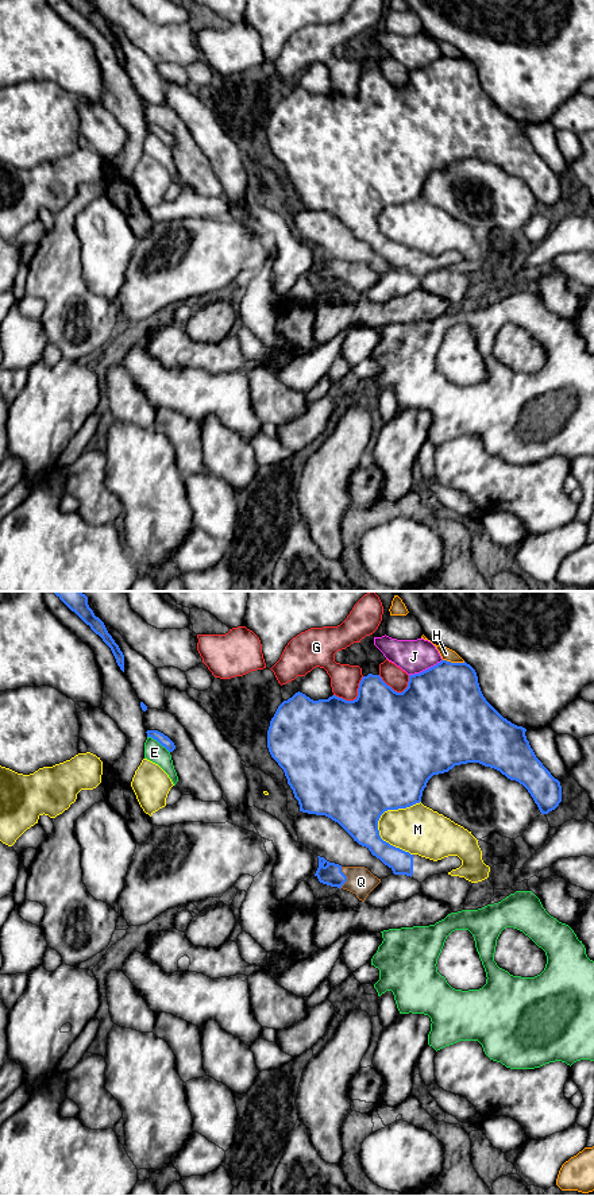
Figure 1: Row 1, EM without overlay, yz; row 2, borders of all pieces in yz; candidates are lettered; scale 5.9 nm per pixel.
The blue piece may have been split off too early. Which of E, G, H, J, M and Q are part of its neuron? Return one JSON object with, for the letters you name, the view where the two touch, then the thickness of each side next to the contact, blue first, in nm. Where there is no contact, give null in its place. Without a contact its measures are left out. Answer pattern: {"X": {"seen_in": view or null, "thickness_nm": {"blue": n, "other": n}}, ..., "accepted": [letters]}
{"Q": {"seen_in": "yz", "thickness_nm": {"blue": 130, "other": 160}}, "accepted": ["Q"]}

